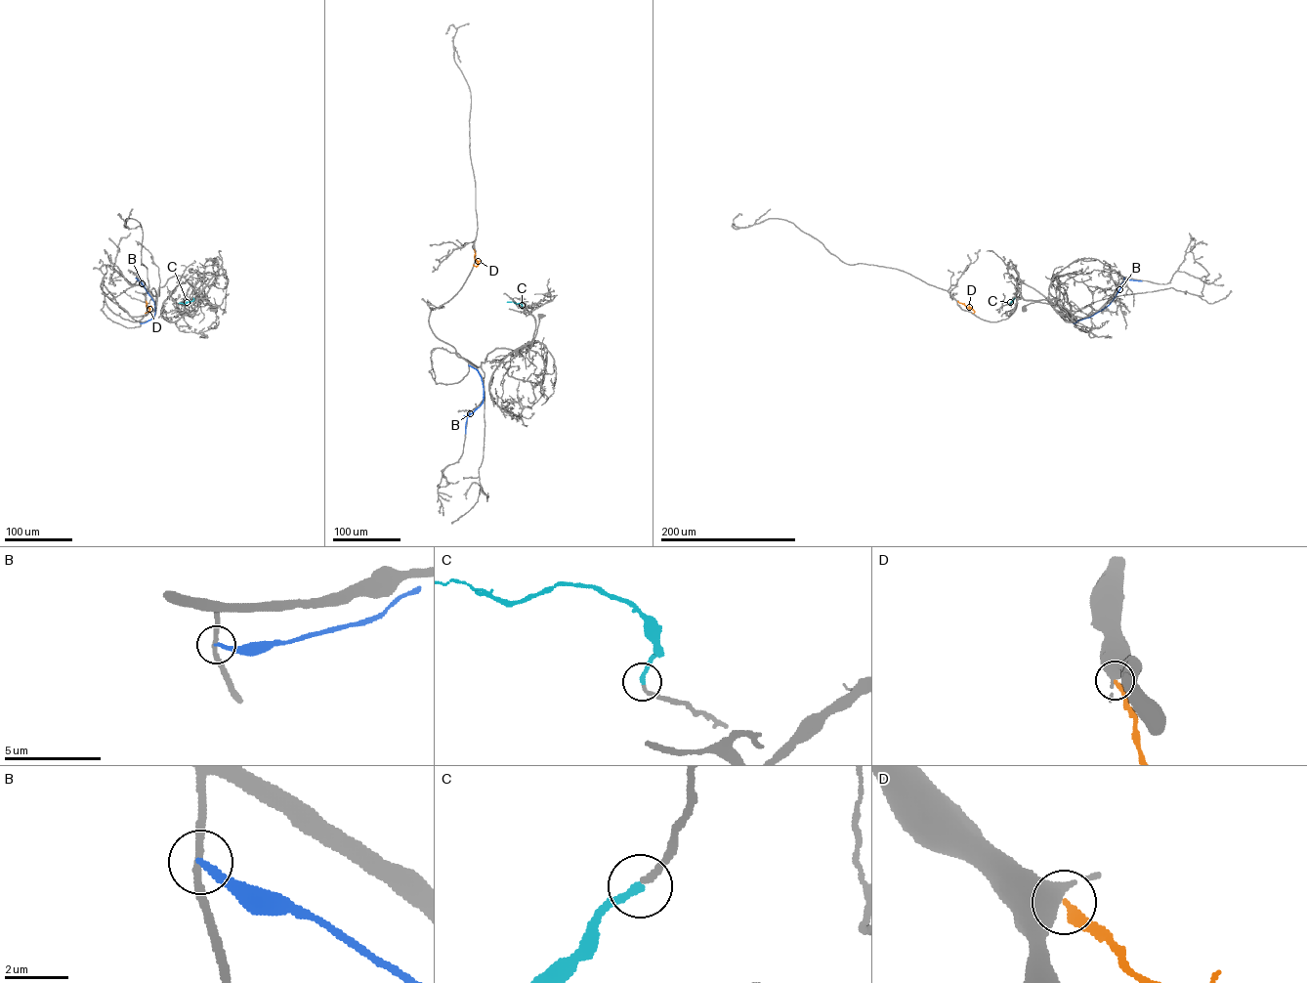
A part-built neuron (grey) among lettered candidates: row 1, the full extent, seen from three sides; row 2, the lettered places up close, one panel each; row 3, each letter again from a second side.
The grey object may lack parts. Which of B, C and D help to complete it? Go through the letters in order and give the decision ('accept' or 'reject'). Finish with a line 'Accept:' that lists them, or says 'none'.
B: reject
C: accept
D: reject
Accept: C

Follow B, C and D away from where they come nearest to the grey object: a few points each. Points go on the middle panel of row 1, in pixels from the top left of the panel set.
B: (468, 364), (481, 376), (484, 396), (482, 404), (467, 418), (465, 434)
C: (522, 306), (520, 303), (507, 302)
D: (474, 249), (478, 264), (473, 265)

